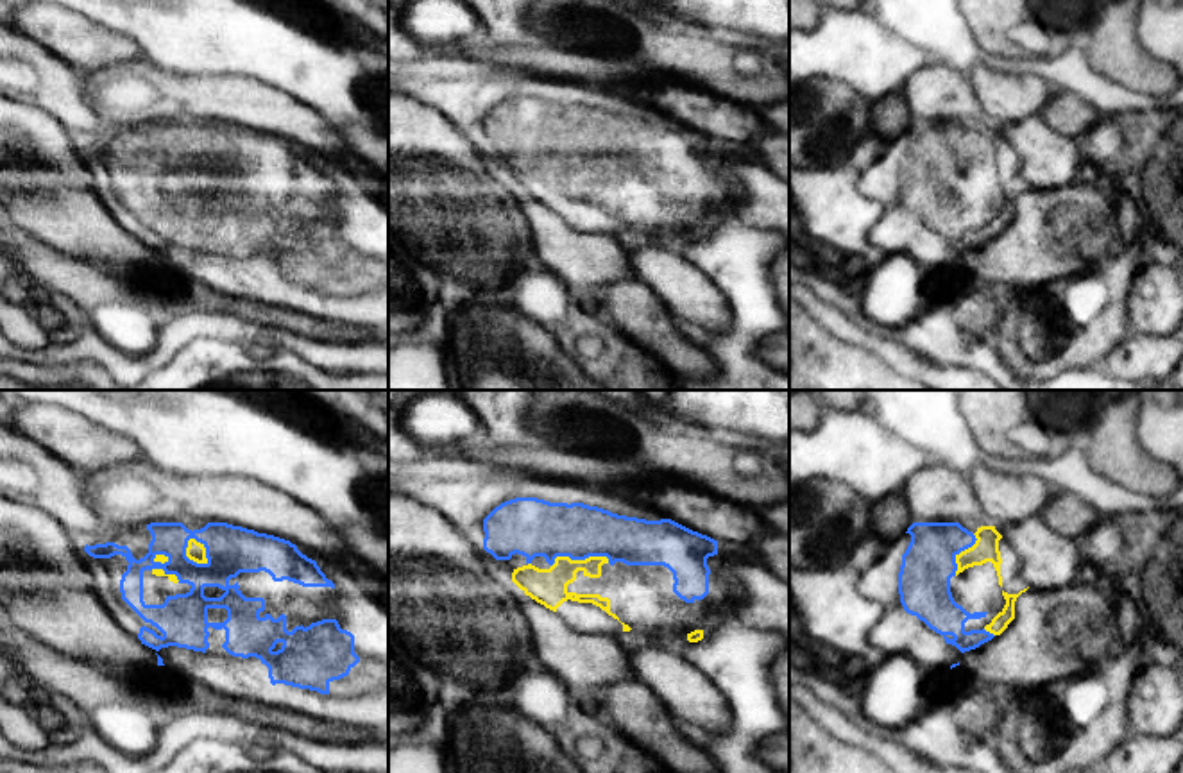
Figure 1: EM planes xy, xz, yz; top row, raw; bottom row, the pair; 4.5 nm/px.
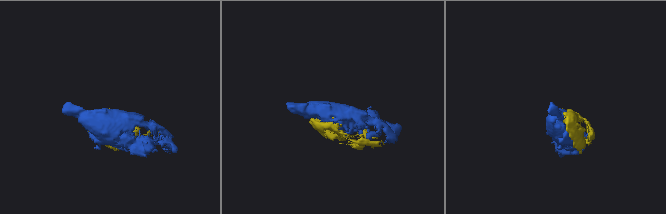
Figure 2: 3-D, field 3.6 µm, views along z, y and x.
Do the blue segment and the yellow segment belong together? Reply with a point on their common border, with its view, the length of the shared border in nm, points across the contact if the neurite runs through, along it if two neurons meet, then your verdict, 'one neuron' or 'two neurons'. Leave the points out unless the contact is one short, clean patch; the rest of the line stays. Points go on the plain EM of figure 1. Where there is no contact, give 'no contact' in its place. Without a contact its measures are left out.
xy (206, 149) | 150 nm | one neuron

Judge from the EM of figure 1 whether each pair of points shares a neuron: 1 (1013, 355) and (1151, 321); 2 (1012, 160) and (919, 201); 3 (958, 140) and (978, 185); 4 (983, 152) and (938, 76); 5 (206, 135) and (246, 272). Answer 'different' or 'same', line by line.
1: different
2: same
3: same
4: different
5: same

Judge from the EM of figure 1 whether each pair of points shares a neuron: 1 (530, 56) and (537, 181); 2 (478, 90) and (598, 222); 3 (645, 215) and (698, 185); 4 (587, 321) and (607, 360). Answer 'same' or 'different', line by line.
1: different
2: same
3: same
4: same

